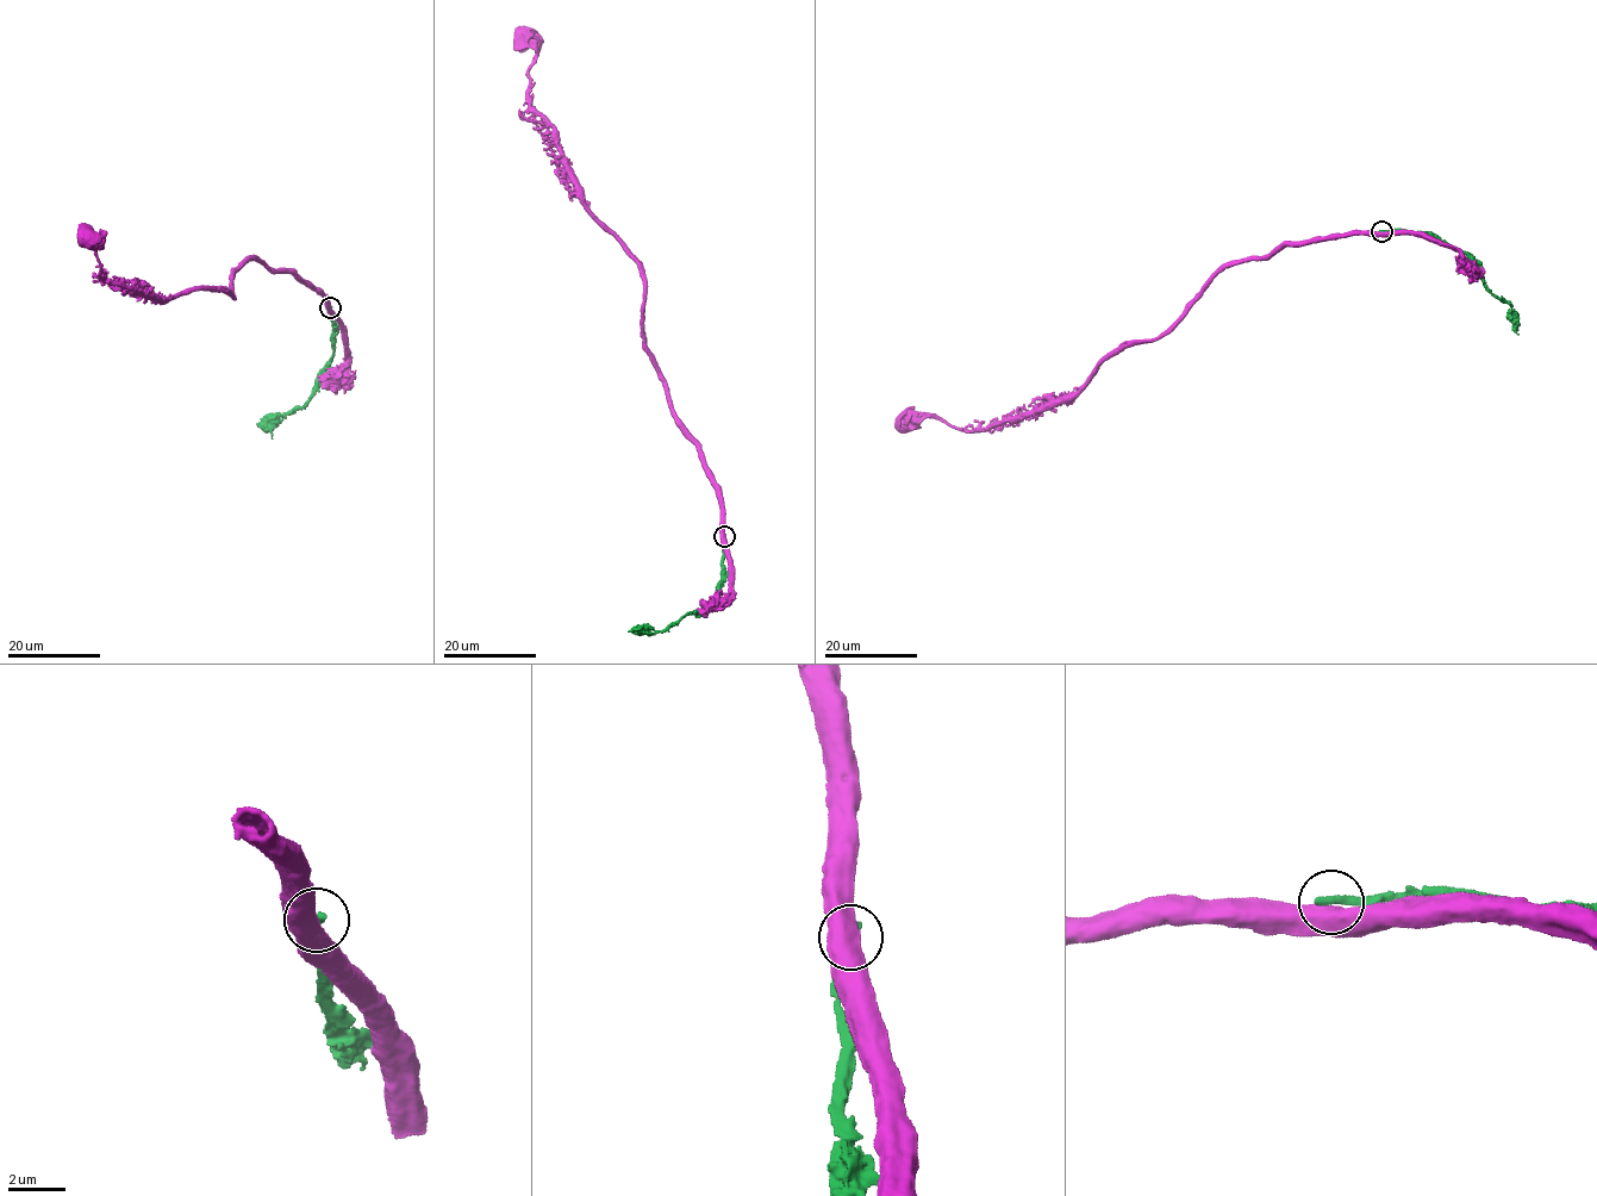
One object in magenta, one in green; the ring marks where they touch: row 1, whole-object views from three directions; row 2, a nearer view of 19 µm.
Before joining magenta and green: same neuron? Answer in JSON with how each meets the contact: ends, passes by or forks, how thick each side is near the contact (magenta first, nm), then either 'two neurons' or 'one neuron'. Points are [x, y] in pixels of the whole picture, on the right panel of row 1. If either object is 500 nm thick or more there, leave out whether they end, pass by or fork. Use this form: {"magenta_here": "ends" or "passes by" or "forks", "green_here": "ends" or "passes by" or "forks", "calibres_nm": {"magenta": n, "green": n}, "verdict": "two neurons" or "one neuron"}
{"calibres_nm": {"magenta": 550, "green": 360}, "verdict": "two neurons"}

